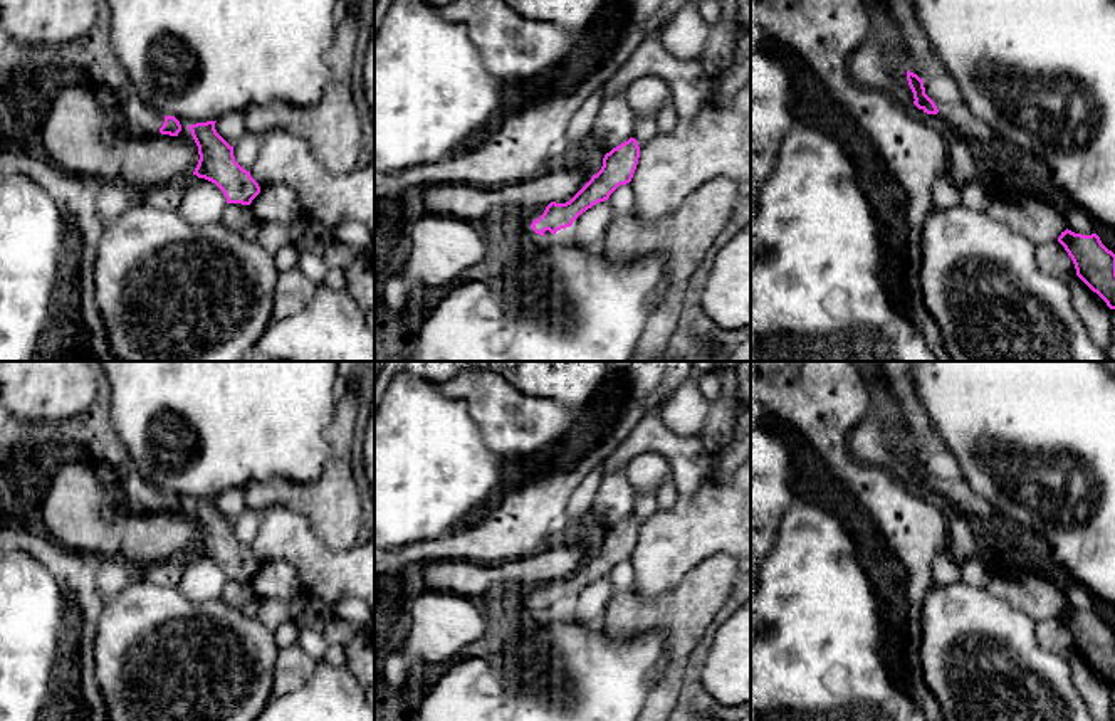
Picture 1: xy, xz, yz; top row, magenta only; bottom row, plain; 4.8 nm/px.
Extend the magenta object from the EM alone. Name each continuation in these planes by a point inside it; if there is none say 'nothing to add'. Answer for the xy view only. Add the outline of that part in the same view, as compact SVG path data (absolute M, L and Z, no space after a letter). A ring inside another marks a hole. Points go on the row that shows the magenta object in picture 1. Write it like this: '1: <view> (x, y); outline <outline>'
1: xy (140, 120); outline M134 89L116 106L116 116L126 138L160 139L165 136L160 133L165 116Z

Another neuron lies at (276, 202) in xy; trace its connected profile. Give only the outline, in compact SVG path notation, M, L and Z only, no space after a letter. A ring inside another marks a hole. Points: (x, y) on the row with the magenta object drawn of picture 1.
M267 185L252 200L250 208L260 222L292 225L301 217L301 200L287 185Z

